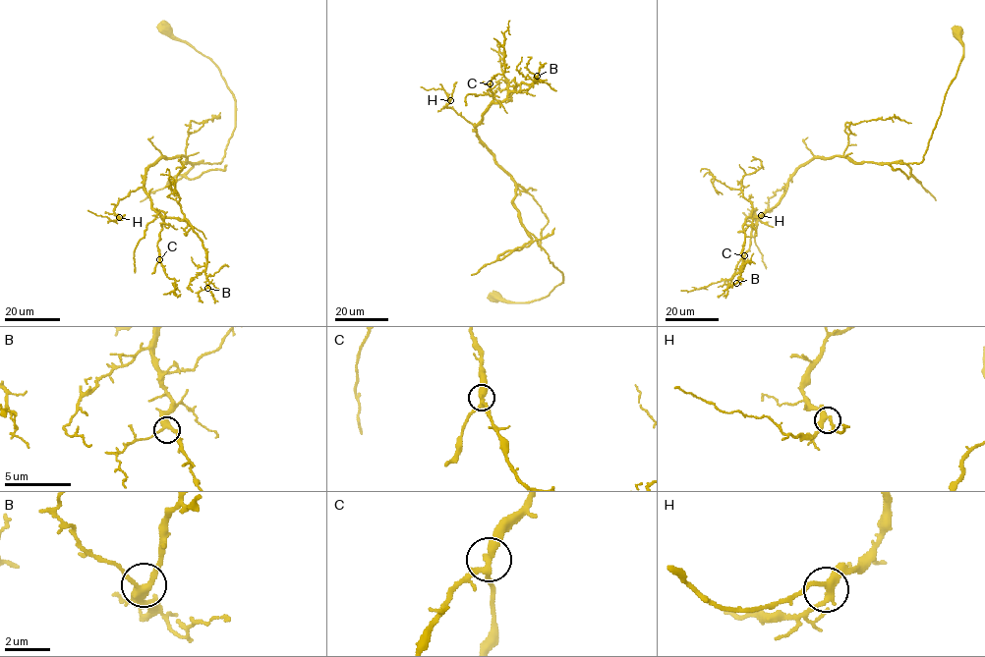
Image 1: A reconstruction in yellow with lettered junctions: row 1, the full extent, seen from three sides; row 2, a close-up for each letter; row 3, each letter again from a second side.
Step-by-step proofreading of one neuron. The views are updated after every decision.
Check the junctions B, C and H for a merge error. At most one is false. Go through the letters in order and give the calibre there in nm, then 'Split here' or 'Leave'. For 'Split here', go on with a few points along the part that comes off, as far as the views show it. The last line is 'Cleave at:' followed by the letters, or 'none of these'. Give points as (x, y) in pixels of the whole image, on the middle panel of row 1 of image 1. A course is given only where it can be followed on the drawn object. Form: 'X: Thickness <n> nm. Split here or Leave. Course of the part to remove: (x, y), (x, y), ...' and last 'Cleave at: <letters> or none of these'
B: Thickness 300 nm. Leave
C: Thickness 300 nm. Leave
H: Thickness 320 nm. Leave
Cleave at: none of these

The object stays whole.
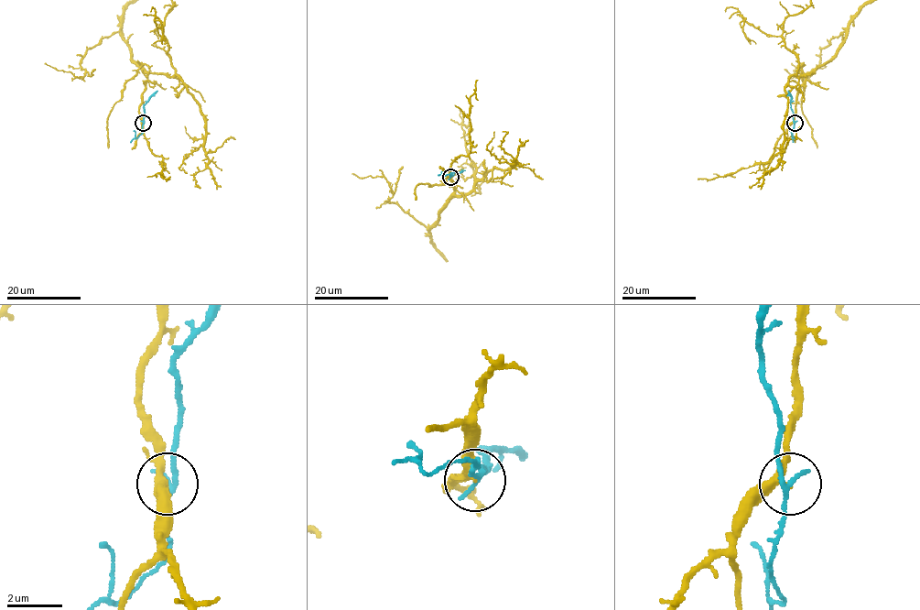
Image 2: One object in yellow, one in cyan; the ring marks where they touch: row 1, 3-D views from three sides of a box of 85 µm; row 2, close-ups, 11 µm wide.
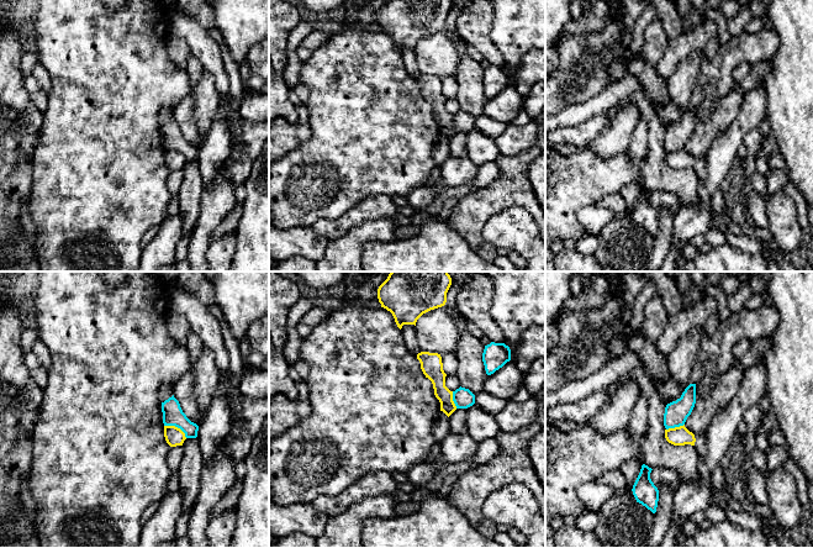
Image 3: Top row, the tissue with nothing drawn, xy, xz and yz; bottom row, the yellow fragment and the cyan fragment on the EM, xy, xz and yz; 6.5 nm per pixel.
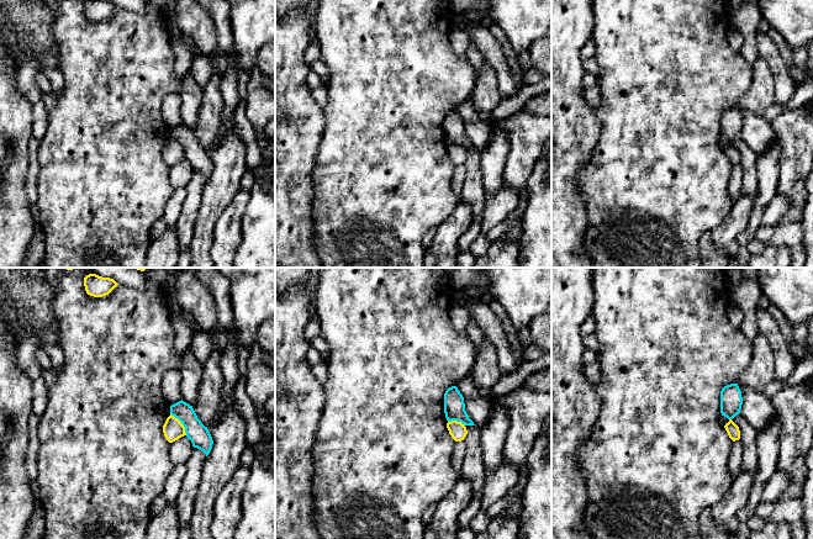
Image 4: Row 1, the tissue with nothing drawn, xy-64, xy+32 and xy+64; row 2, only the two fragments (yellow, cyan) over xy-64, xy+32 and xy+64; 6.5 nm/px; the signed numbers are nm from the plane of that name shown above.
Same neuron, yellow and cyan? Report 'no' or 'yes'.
no

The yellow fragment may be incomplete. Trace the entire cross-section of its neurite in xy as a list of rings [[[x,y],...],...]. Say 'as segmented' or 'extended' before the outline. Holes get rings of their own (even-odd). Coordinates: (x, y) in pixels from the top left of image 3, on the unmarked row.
as segmented | [[[164,149],[164,160],[170,170],[183,169],[186,163],[185,157],[175,149]]]

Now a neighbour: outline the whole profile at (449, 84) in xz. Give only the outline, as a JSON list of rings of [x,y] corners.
[[[444,77],[440,78],[442,86],[443,86],[443,94],[447,99],[455,98],[456,90],[458,90],[458,83],[455,78],[453,77]]]

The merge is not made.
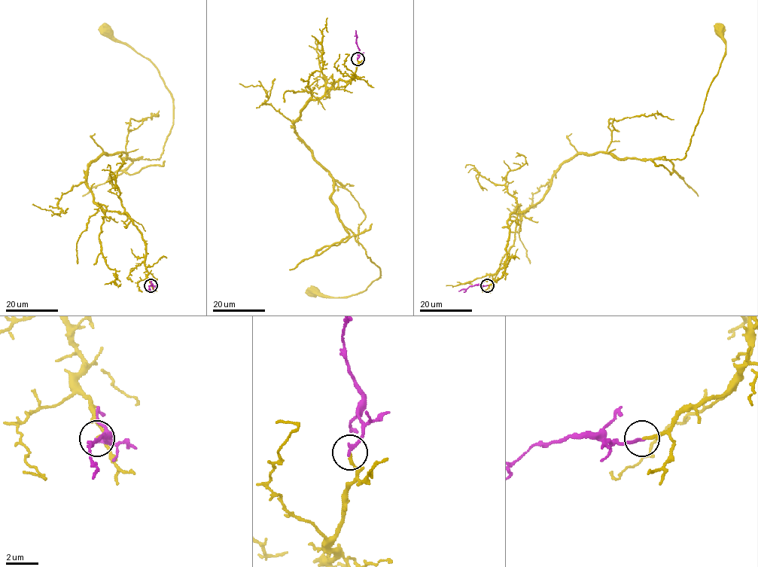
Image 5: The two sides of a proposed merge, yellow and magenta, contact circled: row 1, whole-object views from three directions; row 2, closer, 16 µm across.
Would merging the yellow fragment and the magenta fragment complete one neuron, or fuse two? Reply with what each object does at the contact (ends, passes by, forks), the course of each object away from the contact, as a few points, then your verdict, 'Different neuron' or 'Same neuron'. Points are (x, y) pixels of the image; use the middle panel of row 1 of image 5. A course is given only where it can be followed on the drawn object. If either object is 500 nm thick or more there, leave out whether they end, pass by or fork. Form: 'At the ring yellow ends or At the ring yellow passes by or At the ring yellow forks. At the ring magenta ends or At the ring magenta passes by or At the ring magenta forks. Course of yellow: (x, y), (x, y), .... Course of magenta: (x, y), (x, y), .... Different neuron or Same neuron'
At the ring yellow ends. At the ring magenta ends. Course of yellow: (357, 59), (353, 78), (312, 99), (293, 128), (332, 178), (338, 217), (380, 275), (348, 297), (313, 291). Course of magenta: (357, 59), (359, 49), (355, 30). Same neuron

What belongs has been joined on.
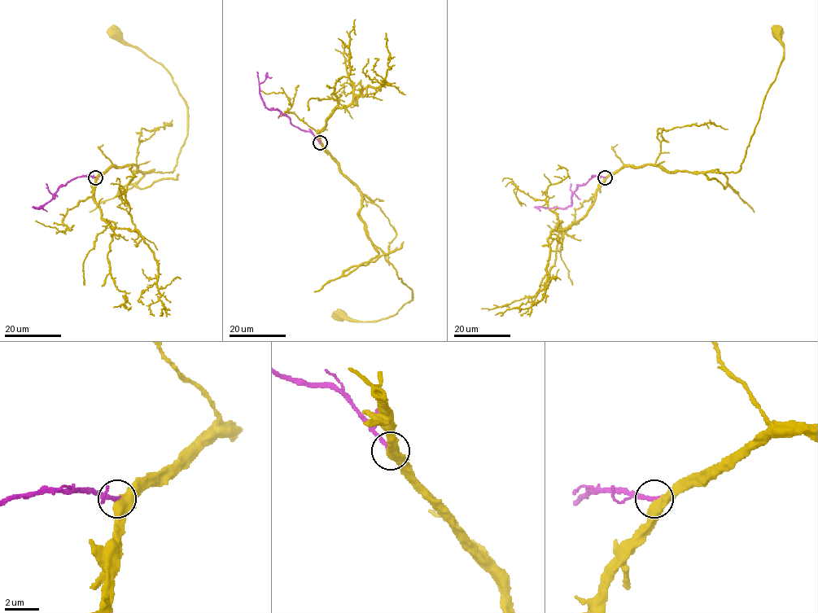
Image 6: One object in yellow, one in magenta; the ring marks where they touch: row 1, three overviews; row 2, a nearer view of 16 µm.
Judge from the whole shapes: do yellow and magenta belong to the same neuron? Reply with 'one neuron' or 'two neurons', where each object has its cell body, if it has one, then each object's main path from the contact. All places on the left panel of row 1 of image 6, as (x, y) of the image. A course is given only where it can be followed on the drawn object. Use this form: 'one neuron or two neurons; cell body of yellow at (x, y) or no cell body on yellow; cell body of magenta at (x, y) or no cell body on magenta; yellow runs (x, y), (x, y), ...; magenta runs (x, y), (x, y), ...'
one neuron; cell body of yellow at (115, 32); no cell body on magenta; yellow runs (95, 177), (132, 164), (134, 172), (172, 172), (187, 134), (188, 109), (171, 74), (115, 32); magenta runs (95, 177), (76, 177), (70, 180), (52, 198), (38, 208), (34, 208), (41, 207), (47, 211)

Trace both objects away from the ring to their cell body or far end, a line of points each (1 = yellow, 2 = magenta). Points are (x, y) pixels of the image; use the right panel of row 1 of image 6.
1: (605, 177), (626, 166), (649, 164), (668, 172), (740, 169), (763, 101), (783, 60), (783, 45), (777, 32)
2: (605, 177), (594, 176), (579, 186), (568, 206), (540, 207), (540, 211)

